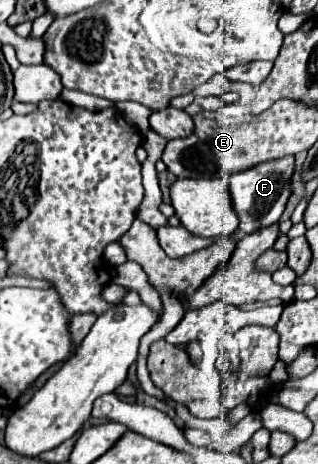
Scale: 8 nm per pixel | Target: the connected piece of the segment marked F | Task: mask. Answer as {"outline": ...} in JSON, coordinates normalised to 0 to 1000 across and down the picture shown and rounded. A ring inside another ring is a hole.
{"outline":[[[921,338],[833,347],[808,360],[789,360],[783,369],[758,369],[745,377],[726,377],[726,407],[720,412],[726,412],[726,433],[739,438],[739,455],[752,463],[752,498],[796,502],[796,498],[814,498],[814,494],[833,494],[846,485],[877,481],[877,468],[884,468],[896,438],[909,429],[909,386],[921,373],[921,347],[928,347]],[[752,438],[758,438],[758,446],[777,446],[783,455],[796,455],[796,463],[802,463],[796,494],[783,489],[777,468],[764,463],[764,450],[752,450]]]}

